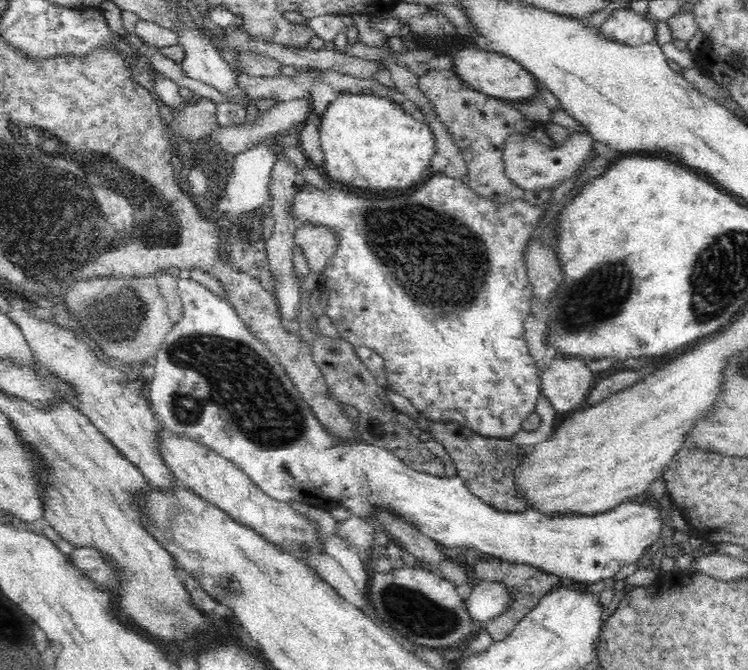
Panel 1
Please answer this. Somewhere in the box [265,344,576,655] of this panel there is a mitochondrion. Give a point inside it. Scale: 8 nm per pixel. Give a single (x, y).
(416, 612)

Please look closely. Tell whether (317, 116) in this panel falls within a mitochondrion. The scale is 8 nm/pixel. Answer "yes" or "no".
no

